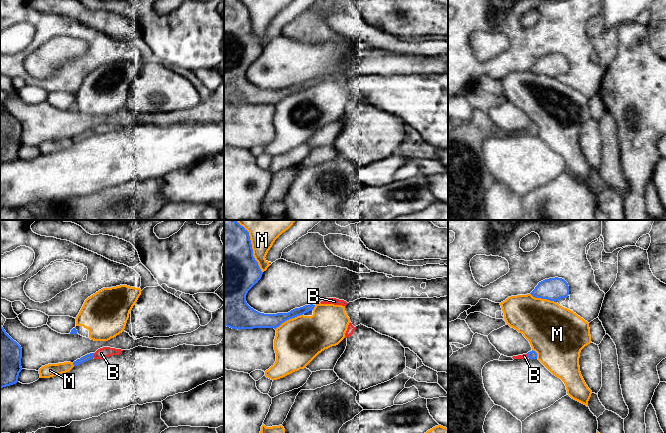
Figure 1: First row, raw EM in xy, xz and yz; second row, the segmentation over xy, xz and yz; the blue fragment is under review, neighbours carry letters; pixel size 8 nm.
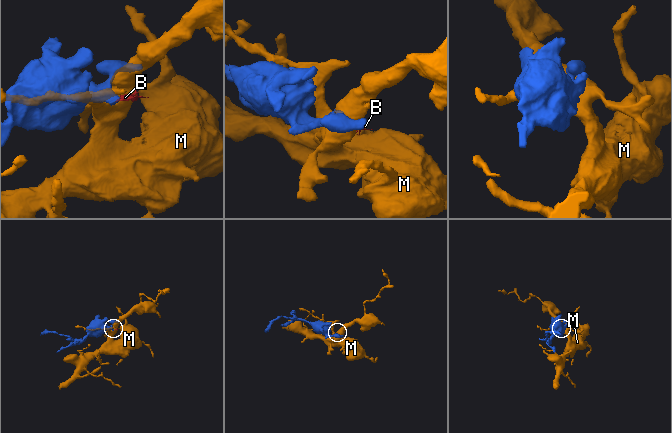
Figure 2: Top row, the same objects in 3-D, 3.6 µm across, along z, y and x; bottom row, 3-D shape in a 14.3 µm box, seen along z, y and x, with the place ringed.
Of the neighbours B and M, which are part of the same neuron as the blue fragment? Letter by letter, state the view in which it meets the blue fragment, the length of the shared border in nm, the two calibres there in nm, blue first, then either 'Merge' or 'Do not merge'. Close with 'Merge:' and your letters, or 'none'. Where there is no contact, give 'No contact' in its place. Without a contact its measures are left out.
B: Touches blue in xy. Shared border 40 nm. Thickness 50 nm (blue) against 90 nm. Merge
M: Touches blue in xz. Shared border 440 nm. Thickness 480 nm (blue) against 200 nm. Do not merge
Merge: B

